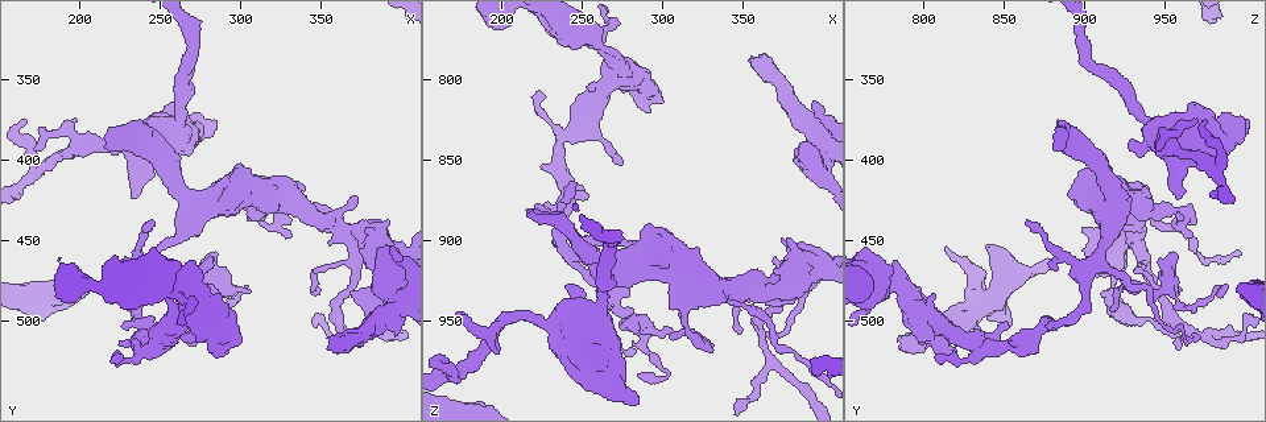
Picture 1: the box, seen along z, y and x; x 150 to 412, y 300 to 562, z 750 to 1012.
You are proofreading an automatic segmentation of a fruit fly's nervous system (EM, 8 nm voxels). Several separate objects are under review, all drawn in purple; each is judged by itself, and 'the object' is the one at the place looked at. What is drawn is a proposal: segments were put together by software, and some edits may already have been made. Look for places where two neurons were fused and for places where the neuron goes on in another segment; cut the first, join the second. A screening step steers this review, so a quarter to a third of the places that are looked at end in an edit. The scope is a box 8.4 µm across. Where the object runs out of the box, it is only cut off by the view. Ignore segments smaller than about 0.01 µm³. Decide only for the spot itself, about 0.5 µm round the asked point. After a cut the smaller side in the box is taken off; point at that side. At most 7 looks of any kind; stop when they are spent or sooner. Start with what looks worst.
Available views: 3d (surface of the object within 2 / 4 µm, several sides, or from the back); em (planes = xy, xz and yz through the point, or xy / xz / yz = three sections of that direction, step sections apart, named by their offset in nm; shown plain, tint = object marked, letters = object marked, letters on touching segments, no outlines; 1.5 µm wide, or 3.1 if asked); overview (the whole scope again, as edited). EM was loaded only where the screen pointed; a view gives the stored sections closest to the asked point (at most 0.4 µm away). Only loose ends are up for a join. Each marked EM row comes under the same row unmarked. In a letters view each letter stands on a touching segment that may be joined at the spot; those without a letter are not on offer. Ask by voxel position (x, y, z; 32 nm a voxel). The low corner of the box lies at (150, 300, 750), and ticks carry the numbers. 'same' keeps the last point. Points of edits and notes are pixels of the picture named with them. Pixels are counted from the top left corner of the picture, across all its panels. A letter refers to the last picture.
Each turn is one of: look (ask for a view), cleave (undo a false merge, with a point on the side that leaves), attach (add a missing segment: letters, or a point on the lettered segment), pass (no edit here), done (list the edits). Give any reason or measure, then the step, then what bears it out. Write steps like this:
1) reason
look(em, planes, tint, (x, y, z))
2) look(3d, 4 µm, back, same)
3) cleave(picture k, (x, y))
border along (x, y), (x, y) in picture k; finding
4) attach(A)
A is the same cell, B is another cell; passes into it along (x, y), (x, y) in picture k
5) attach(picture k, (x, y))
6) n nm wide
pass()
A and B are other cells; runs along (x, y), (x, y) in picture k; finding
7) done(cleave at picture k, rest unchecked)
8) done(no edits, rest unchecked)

branch stops here
look(3d, 4 µm, (354, 516, 784))

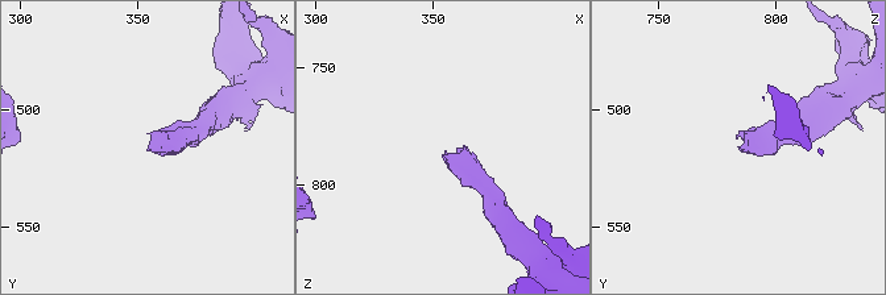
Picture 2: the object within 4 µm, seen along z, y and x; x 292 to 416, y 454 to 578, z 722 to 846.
look(em, planes, letters, (354, 516, 784))

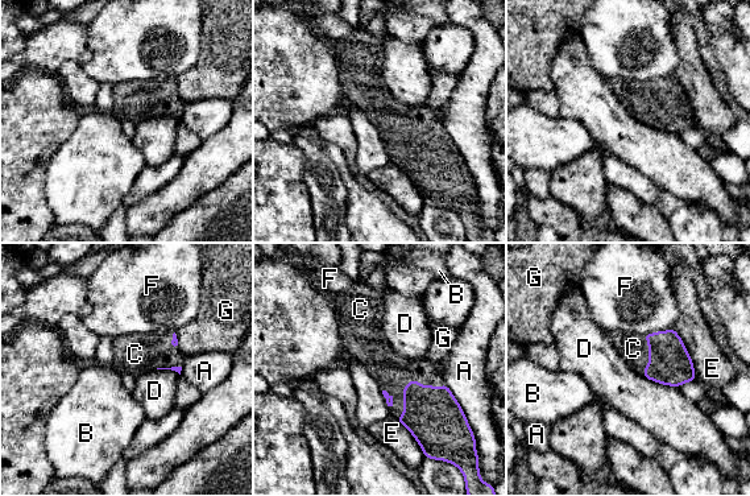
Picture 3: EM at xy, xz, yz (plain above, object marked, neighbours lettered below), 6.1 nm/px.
attach(picture 3, (392, 372))
C is the same cell, A, B, D, E, F and G are other cells; it goes on there

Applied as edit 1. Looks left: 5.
tapers out
look(em, xz, step 8, letters, (306, 482, 956))

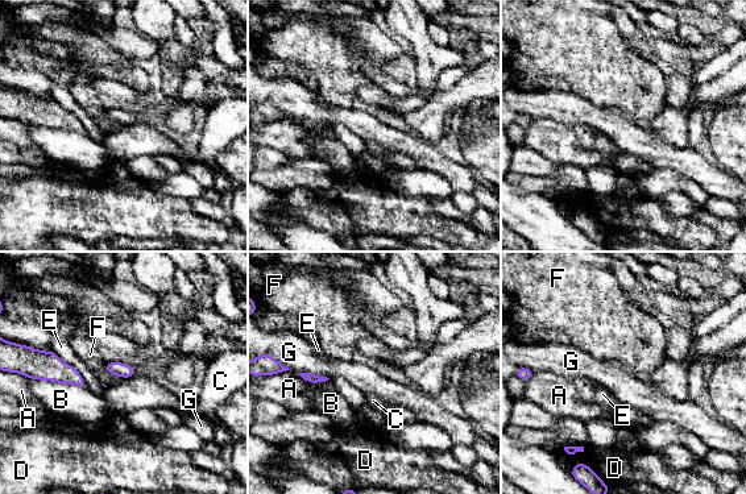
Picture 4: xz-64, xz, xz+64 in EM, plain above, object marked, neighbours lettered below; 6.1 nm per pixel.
cut it another way
look(em, planes, letters, same)

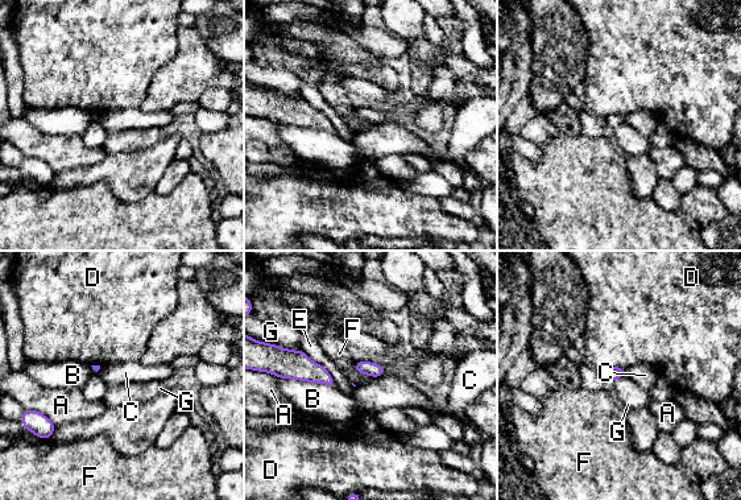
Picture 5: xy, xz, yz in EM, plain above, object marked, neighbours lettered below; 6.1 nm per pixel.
E touches over 320 nm
pass()
A, B, C, D, E, F and G are other cells; no lettered segment goes on from it

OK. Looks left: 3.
thin end
look(3d, 4 µm, back, (222, 522, 806))

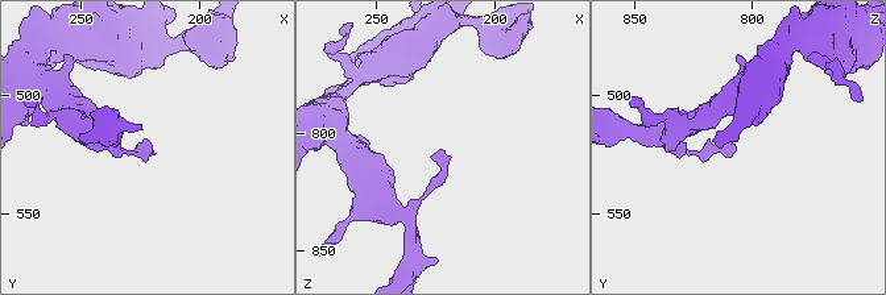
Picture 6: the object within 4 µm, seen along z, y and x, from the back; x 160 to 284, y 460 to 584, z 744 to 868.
need the tissue
look(em, xy, step 4, tint, (223, 522, 807))

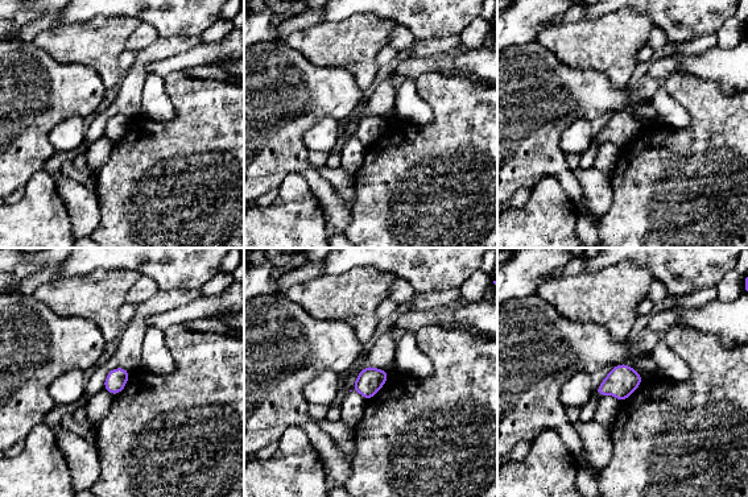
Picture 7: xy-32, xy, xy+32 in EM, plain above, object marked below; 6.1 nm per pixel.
look(em, planes, letters, same)

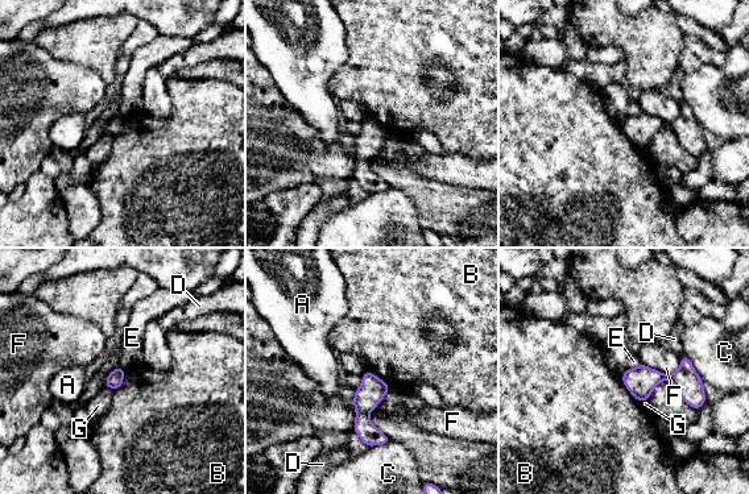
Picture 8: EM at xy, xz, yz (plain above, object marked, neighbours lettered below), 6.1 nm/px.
pass()
A, B, C, D, E, F and G are other cells; runs along (625, 377), (681, 378), (702, 397) in picture 8; no lettered segment goes on from it

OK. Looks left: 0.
done(attach at picture 3, rest unchecked)

